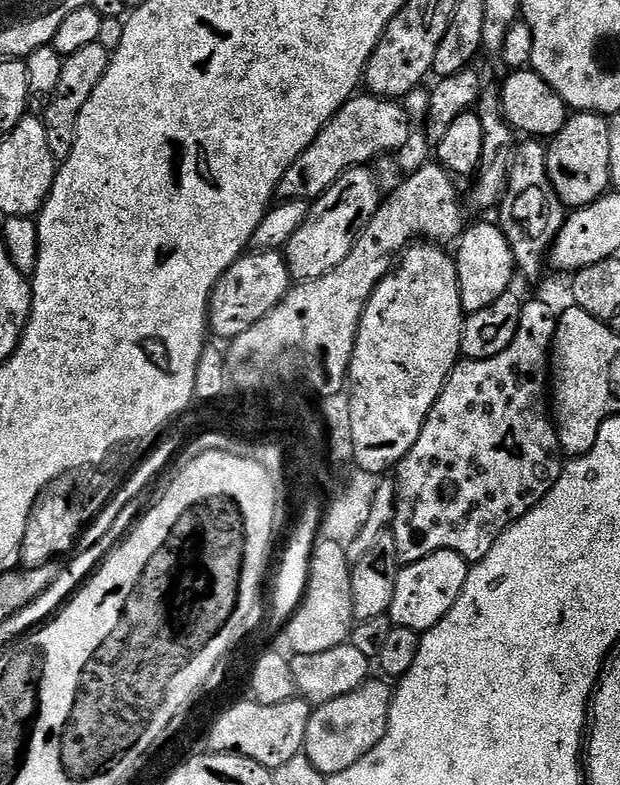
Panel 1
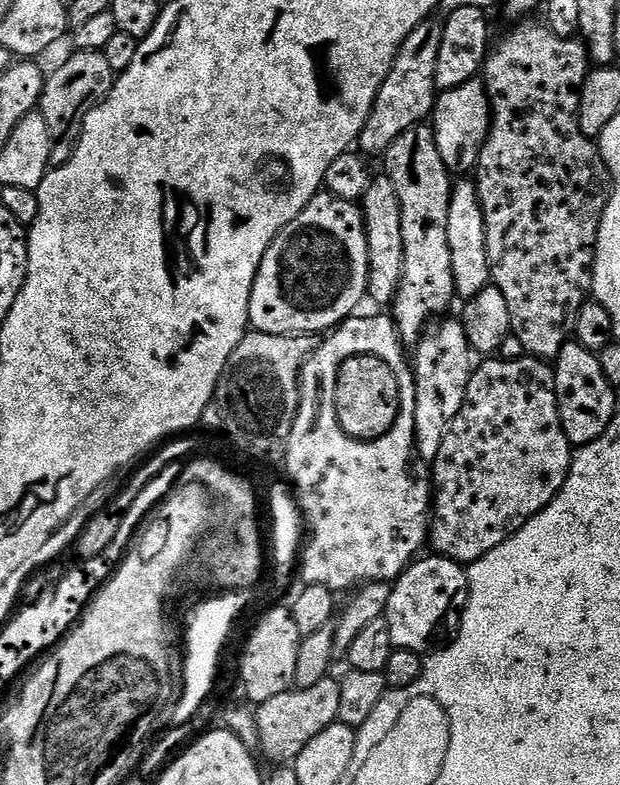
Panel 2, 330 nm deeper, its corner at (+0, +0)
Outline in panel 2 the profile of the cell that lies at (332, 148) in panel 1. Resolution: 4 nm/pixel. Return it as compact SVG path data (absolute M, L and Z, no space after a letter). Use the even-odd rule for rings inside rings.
M429 18L420 24L402 42L398 54L394 58L394 66L390 66L390 74L386 74L386 82L382 82L382 90L378 90L378 98L370 110L370 118L366 118L366 126L362 126L358 148L369 157L379 157L406 130L425 123L431 117L436 106L438 89L436 87L436 63L438 62L438 46L442 46L443 27Z

